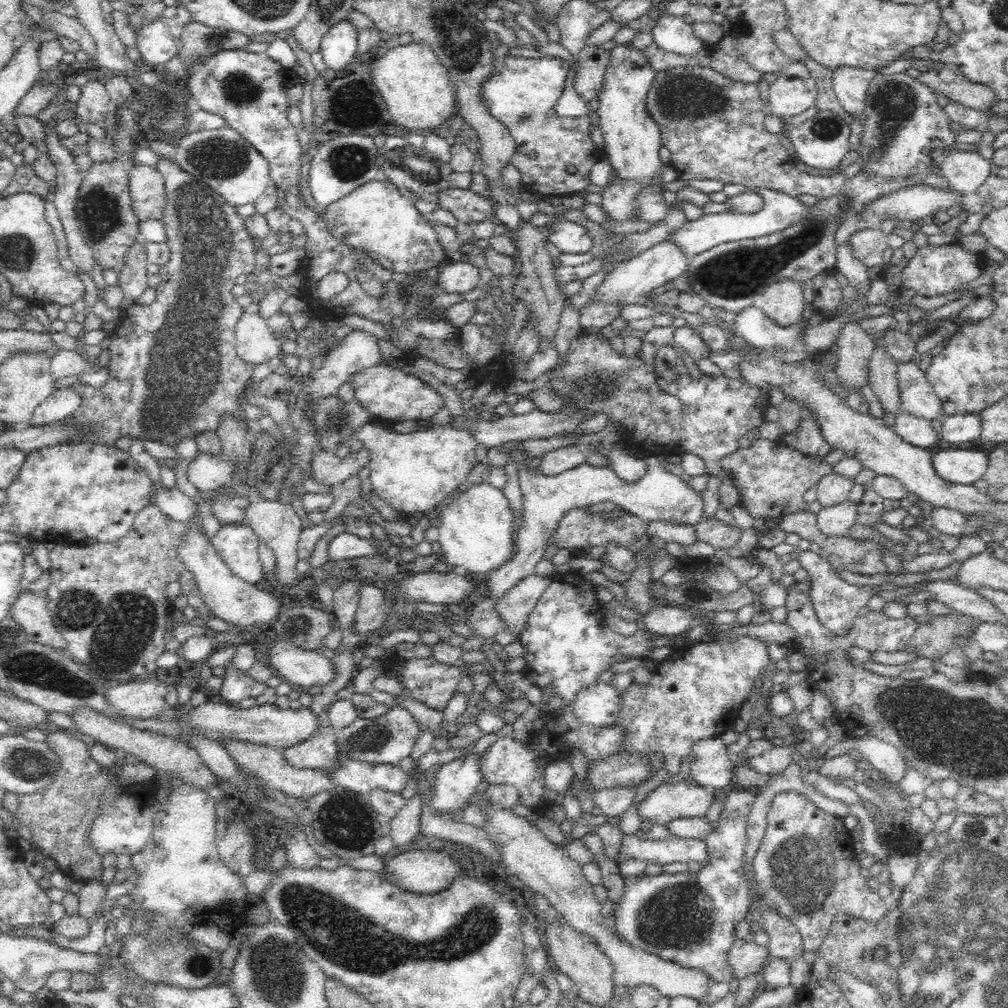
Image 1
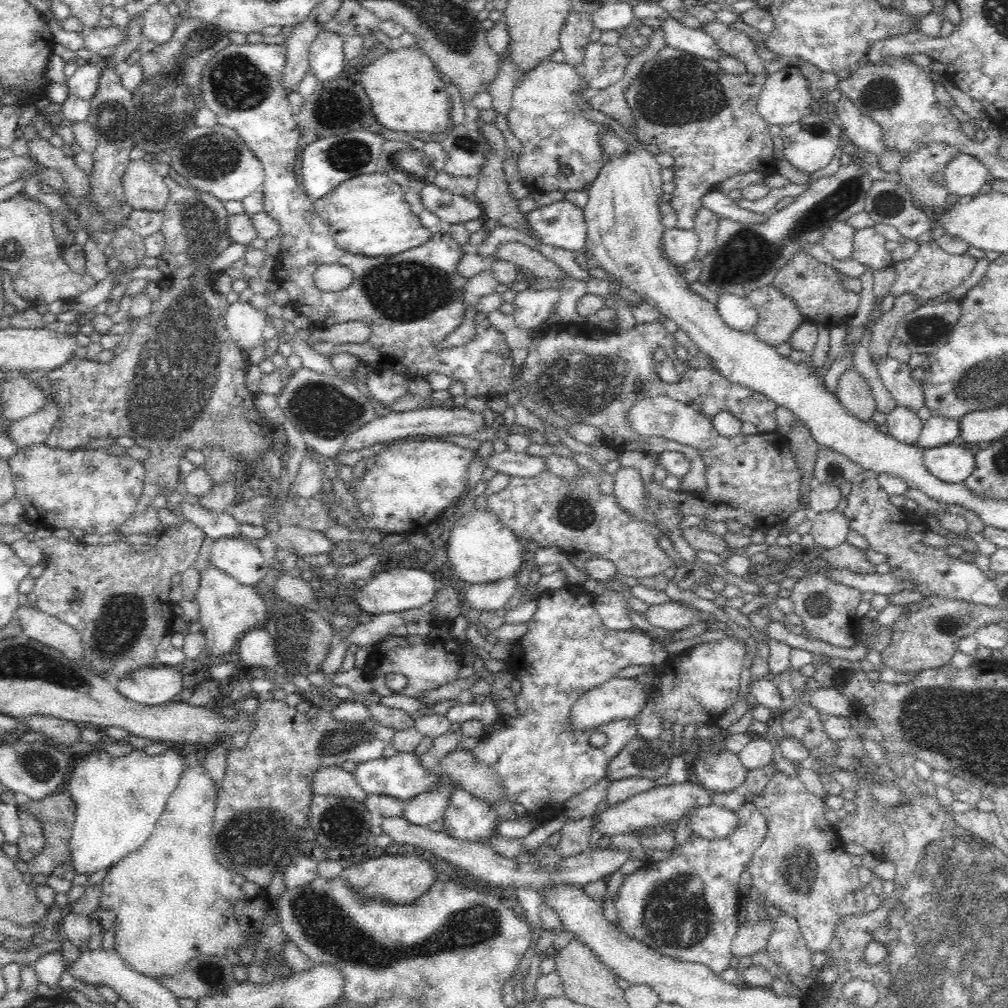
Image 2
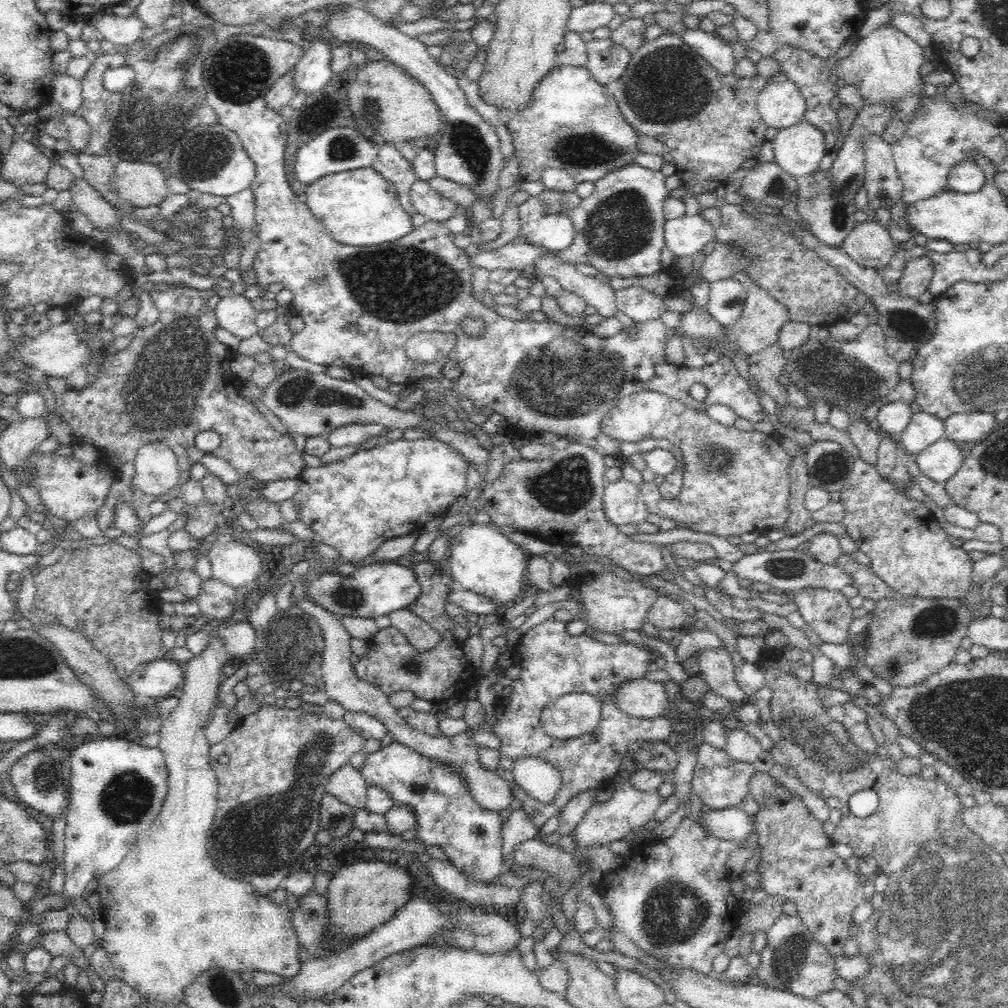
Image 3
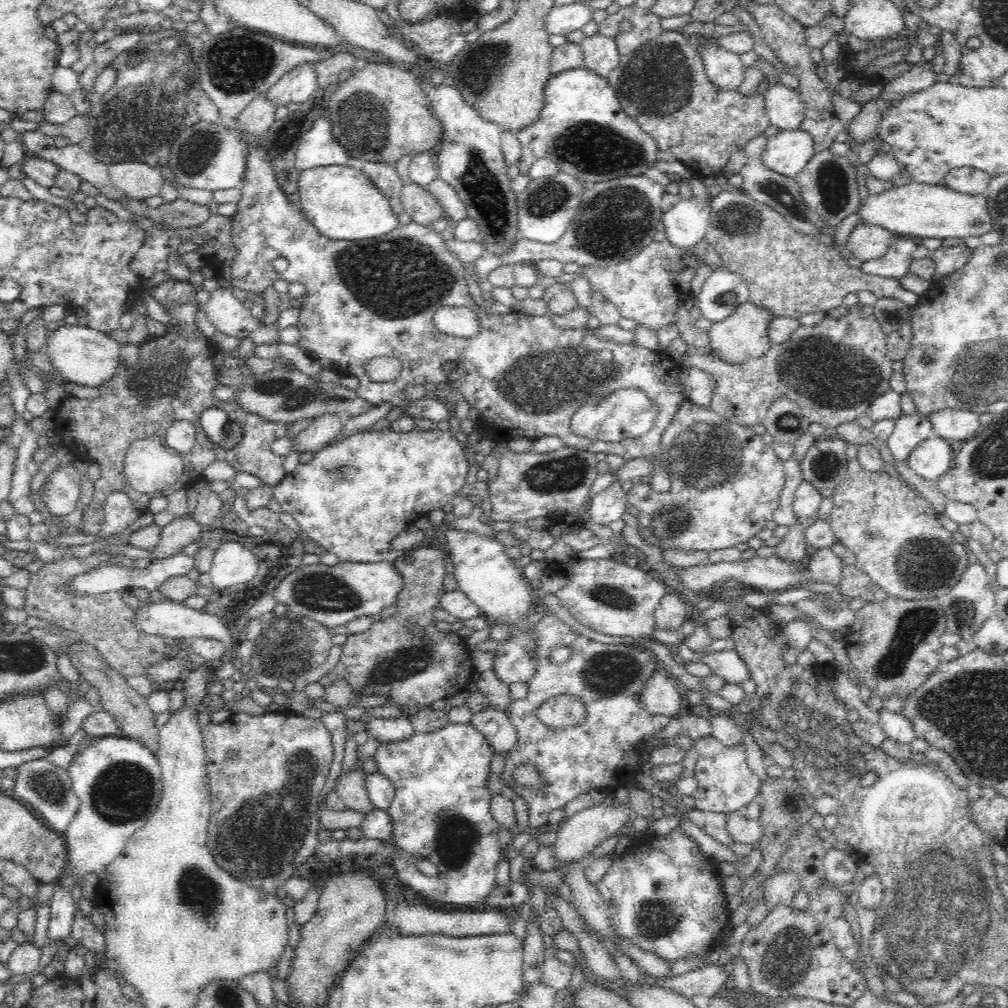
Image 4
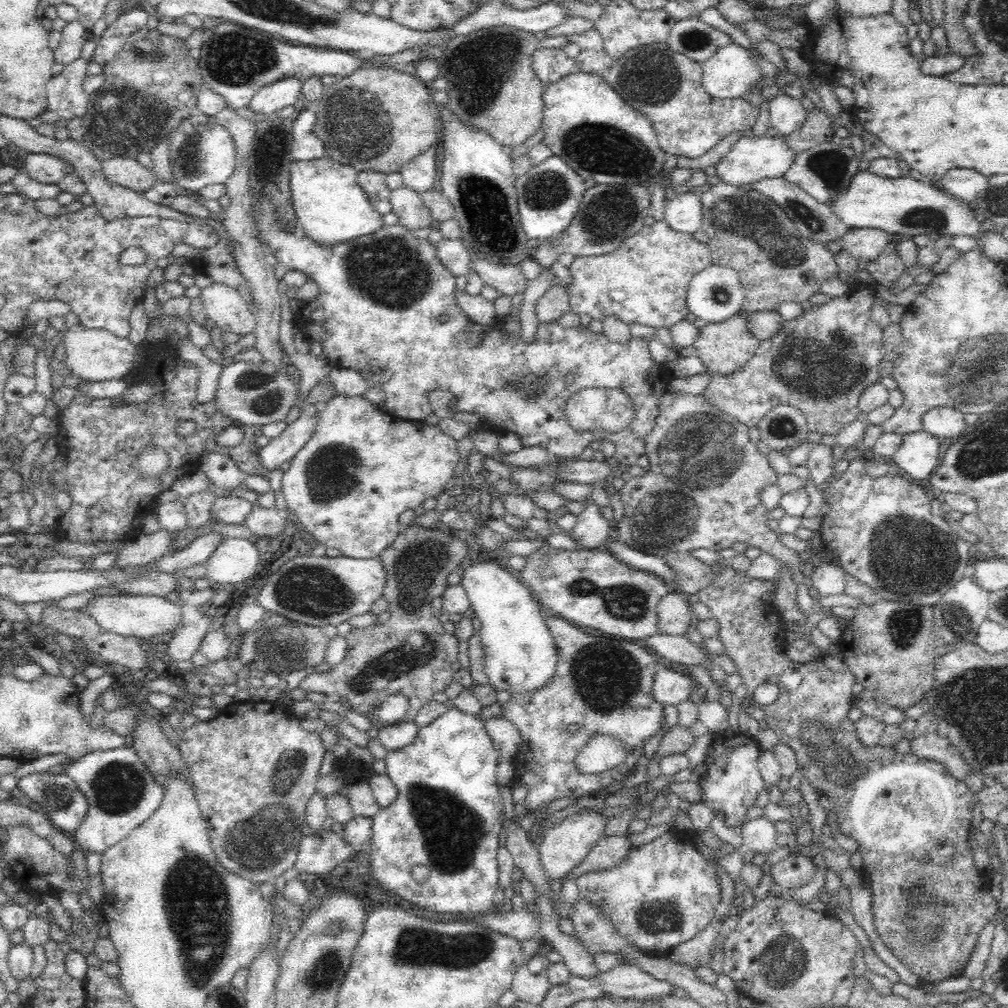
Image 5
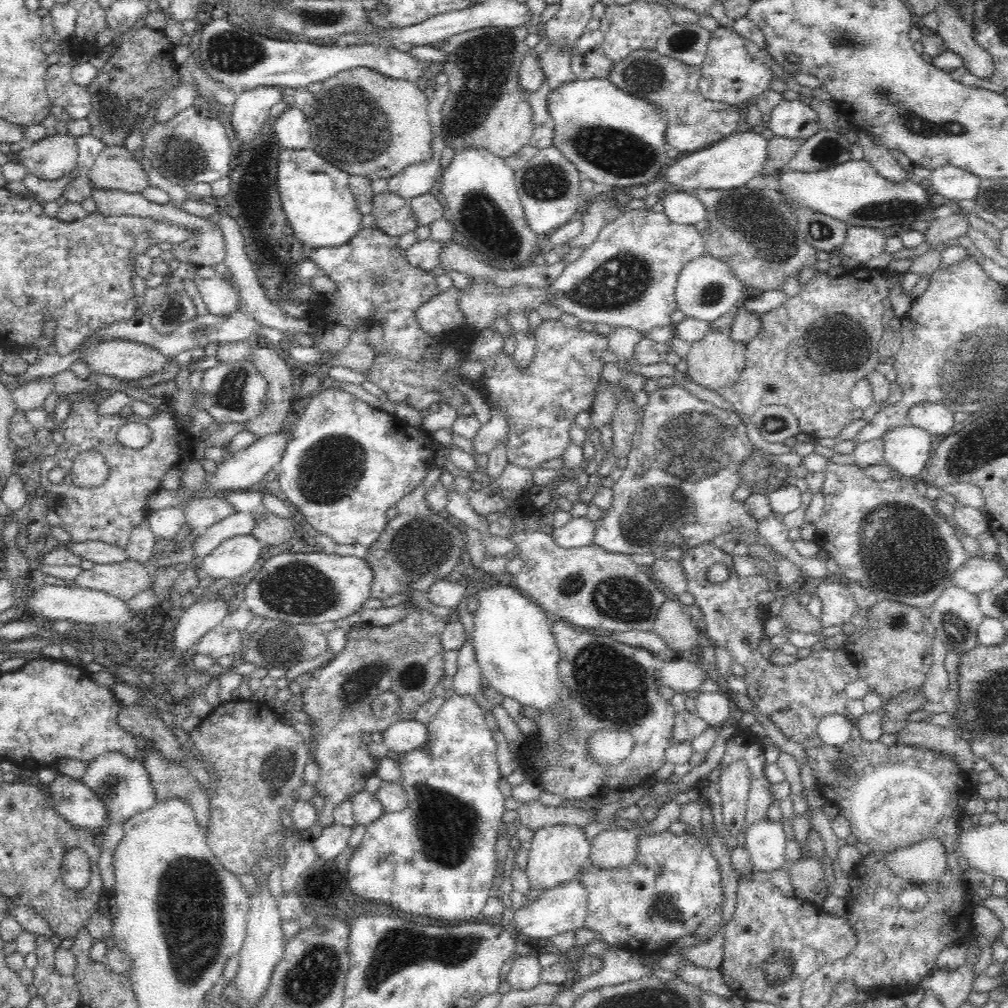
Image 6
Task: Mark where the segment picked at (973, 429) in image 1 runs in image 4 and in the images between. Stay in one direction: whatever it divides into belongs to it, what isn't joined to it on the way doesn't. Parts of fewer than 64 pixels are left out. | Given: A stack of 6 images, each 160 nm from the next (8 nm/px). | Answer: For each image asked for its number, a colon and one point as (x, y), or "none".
2: (938, 430)
3: (924, 429)
4: (909, 430)

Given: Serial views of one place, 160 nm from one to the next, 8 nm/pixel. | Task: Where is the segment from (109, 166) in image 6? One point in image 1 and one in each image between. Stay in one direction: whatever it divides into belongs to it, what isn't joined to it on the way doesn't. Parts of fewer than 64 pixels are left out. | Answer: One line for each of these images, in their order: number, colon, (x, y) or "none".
1: (147, 187)
2: (144, 189)
3: (140, 184)
4: (138, 181)
5: (126, 172)

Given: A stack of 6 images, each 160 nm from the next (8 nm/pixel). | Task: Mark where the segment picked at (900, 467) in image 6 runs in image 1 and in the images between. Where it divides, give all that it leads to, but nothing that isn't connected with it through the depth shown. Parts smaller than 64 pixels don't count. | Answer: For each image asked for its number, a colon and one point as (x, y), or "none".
1: (964, 466)
2: (953, 463)
3: (940, 461)
4: (931, 459)
5: (918, 455)

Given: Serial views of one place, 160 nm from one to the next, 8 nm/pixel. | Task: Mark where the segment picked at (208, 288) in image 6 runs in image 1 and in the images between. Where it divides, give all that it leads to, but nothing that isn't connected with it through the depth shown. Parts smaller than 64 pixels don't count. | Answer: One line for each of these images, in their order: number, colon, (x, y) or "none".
1: (255, 342)
2: (245, 324)
3: (235, 313)
4: (230, 317)
5: (224, 306)

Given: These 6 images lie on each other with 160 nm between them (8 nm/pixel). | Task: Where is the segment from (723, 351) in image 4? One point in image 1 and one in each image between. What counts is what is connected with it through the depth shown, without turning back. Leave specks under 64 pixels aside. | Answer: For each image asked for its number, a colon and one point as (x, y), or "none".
1: (783, 302)
2: (779, 317)
3: (759, 326)

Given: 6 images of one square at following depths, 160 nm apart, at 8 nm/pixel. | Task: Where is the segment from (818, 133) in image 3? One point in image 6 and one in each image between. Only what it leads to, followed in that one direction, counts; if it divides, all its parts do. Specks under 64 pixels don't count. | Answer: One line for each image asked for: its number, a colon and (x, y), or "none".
4: (788, 152)
5: (751, 159)
6: (730, 164)

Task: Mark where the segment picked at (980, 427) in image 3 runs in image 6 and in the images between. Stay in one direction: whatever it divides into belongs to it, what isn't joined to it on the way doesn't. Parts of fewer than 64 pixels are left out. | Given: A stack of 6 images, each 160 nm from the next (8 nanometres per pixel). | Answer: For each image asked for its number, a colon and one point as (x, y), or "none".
4: (950, 424)
5: (943, 422)
6: (937, 419)

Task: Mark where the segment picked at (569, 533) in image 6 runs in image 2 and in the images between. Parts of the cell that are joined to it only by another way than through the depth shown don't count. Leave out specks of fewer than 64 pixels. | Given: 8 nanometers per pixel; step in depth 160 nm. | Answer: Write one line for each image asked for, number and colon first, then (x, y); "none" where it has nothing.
2: (628, 483)
3: (623, 503)
4: (610, 504)
5: (591, 528)

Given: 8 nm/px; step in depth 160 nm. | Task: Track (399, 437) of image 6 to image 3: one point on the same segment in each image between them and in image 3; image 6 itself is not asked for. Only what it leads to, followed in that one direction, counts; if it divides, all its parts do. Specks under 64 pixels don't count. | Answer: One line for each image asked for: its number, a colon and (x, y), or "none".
3: (356, 504)
4: (354, 497)
5: (362, 468)

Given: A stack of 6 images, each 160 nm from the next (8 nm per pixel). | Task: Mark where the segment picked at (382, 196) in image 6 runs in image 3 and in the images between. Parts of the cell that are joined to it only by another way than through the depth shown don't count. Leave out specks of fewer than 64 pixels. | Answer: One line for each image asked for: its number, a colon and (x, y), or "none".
3: (429, 203)
4: (423, 208)
5: (406, 203)

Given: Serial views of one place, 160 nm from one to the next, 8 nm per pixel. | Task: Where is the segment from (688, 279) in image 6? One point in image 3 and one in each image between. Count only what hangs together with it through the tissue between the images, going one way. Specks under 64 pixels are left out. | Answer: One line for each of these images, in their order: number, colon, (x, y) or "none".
3: (727, 298)
4: (721, 293)
5: (715, 294)

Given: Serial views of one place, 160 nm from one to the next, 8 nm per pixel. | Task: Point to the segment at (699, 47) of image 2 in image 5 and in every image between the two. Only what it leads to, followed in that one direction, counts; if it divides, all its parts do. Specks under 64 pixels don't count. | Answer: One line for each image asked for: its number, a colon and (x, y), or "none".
3: (720, 55)
4: (723, 67)
5: (730, 73)

